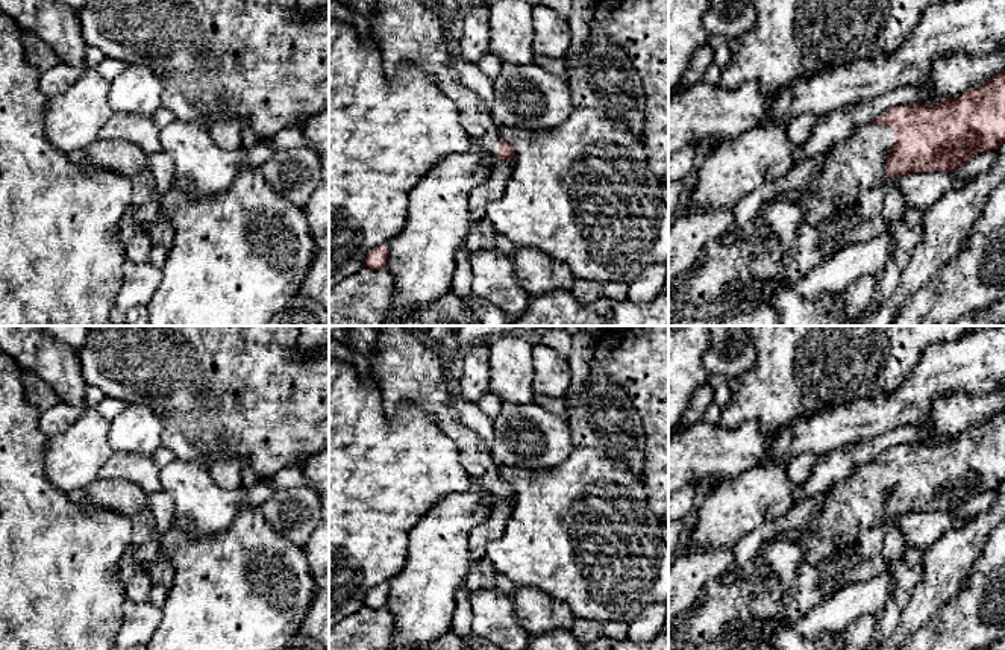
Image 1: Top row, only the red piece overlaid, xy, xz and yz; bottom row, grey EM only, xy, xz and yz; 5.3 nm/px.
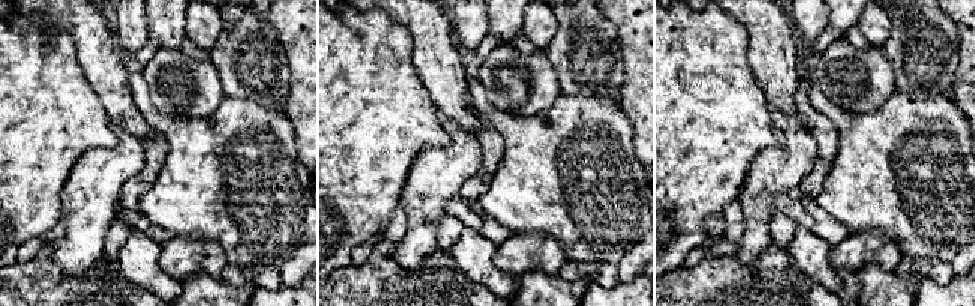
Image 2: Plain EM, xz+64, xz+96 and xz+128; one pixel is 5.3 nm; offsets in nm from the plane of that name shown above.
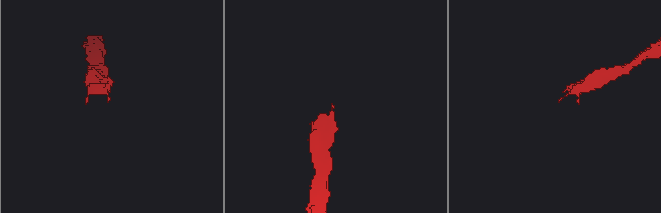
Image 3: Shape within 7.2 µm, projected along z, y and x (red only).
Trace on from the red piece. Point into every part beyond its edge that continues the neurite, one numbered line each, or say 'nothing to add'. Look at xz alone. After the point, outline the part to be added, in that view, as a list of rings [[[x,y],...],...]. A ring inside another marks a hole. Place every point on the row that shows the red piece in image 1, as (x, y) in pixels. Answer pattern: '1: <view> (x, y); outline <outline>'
1: xz (407, 31); outline [[[377,0],[371,32],[380,48],[384,71],[393,77],[397,67],[415,64],[456,106],[459,123],[487,155],[490,170],[499,161],[499,132],[487,103],[467,88],[450,67],[455,42],[443,17],[420,0]]]

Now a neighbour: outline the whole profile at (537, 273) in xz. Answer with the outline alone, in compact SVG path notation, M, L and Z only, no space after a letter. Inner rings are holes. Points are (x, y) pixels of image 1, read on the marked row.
M517 247L512 265L518 285L531 297L570 289L576 279L567 264L537 248Z

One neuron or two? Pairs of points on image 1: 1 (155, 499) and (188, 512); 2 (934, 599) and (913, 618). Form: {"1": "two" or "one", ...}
{"1": "two", "2": "one"}

